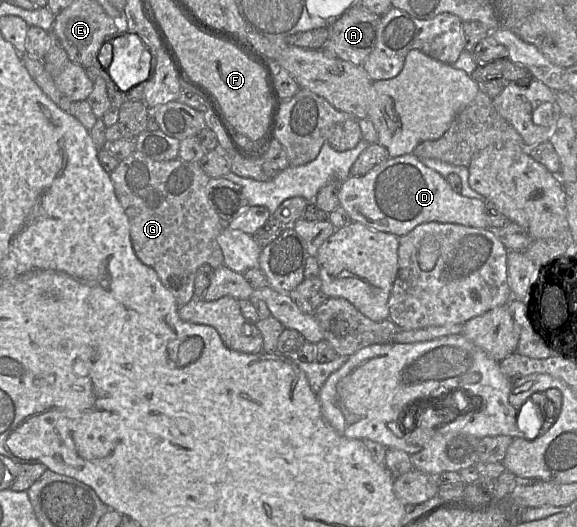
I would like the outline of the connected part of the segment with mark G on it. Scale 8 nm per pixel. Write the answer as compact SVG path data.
M135 150L119 162L110 178L130 227L138 259L151 267L162 284L174 295L178 307L194 297L196 272L204 264L213 269L224 263L217 237L225 227L208 197L210 177L199 162L180 158L156 161Z

